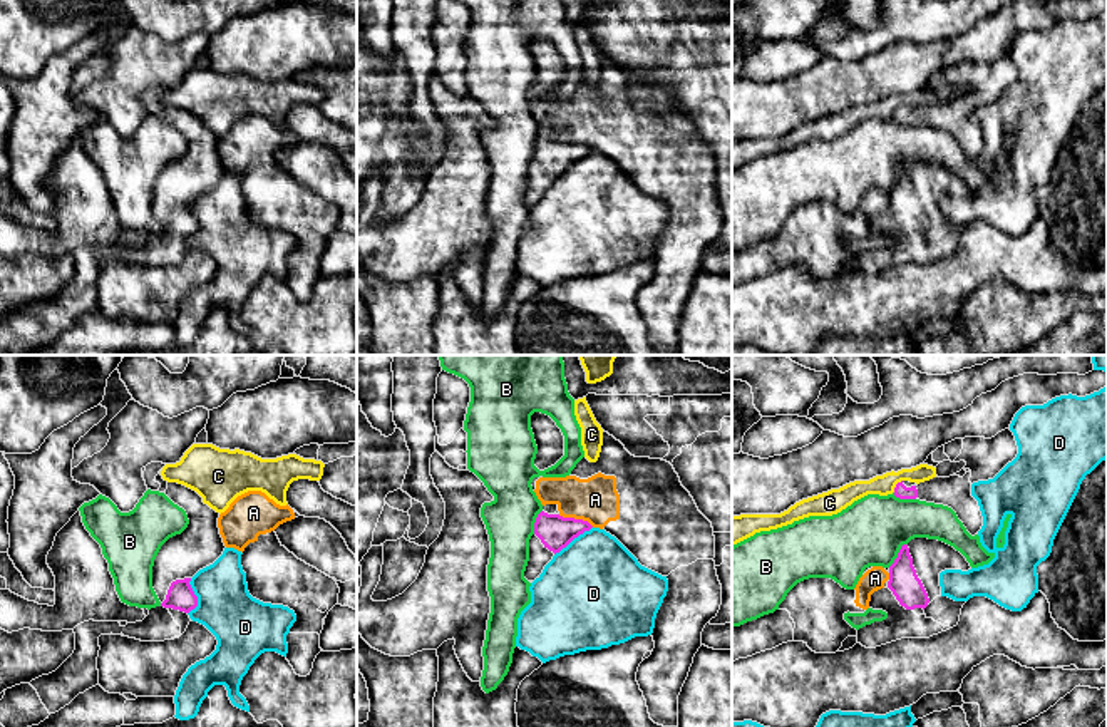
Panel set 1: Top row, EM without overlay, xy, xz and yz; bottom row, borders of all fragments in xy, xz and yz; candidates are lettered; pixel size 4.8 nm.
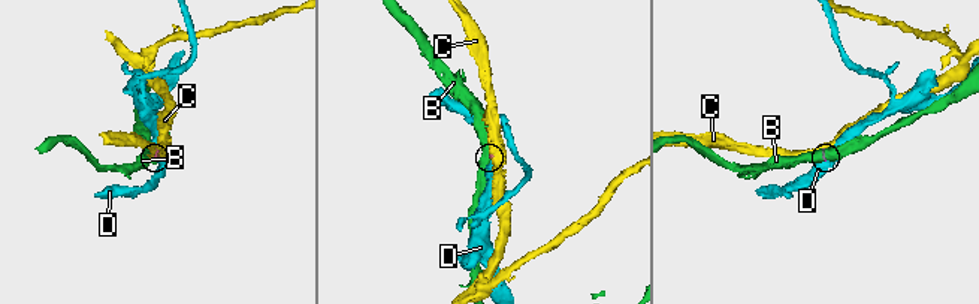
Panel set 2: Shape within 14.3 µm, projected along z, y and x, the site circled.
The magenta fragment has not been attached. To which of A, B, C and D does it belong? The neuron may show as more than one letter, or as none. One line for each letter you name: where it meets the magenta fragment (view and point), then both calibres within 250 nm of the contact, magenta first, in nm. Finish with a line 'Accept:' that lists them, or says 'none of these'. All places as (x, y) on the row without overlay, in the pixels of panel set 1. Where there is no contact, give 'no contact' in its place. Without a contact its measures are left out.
Accept: none of these

